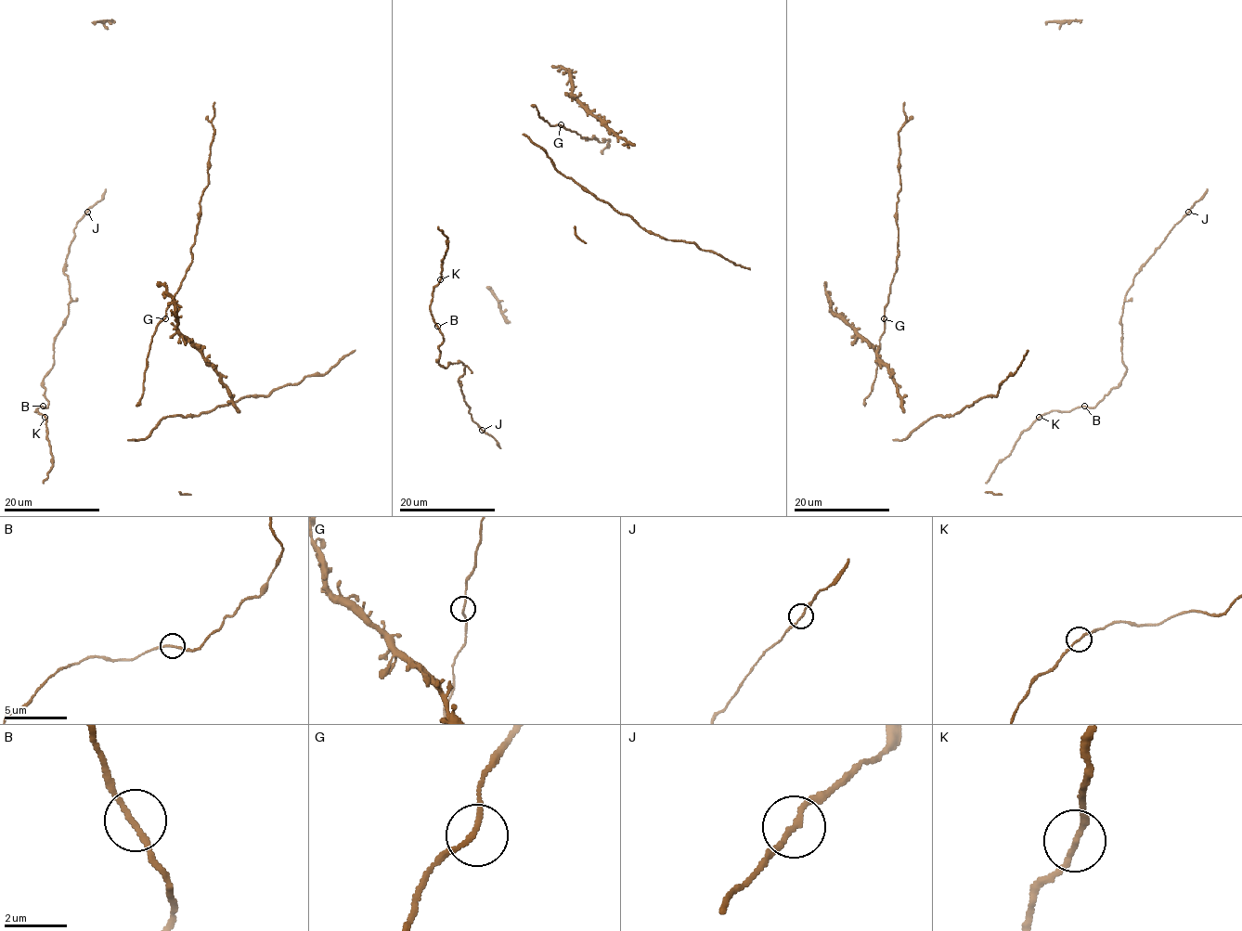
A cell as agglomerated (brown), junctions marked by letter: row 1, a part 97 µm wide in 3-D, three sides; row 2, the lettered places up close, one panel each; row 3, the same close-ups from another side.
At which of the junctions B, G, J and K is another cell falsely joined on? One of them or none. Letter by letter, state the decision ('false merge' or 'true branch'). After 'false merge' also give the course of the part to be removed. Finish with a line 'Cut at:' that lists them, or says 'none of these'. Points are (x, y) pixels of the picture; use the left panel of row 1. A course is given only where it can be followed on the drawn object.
B: true branch
G: true branch
J: true branch
K: true branch
Cut at: none of these

